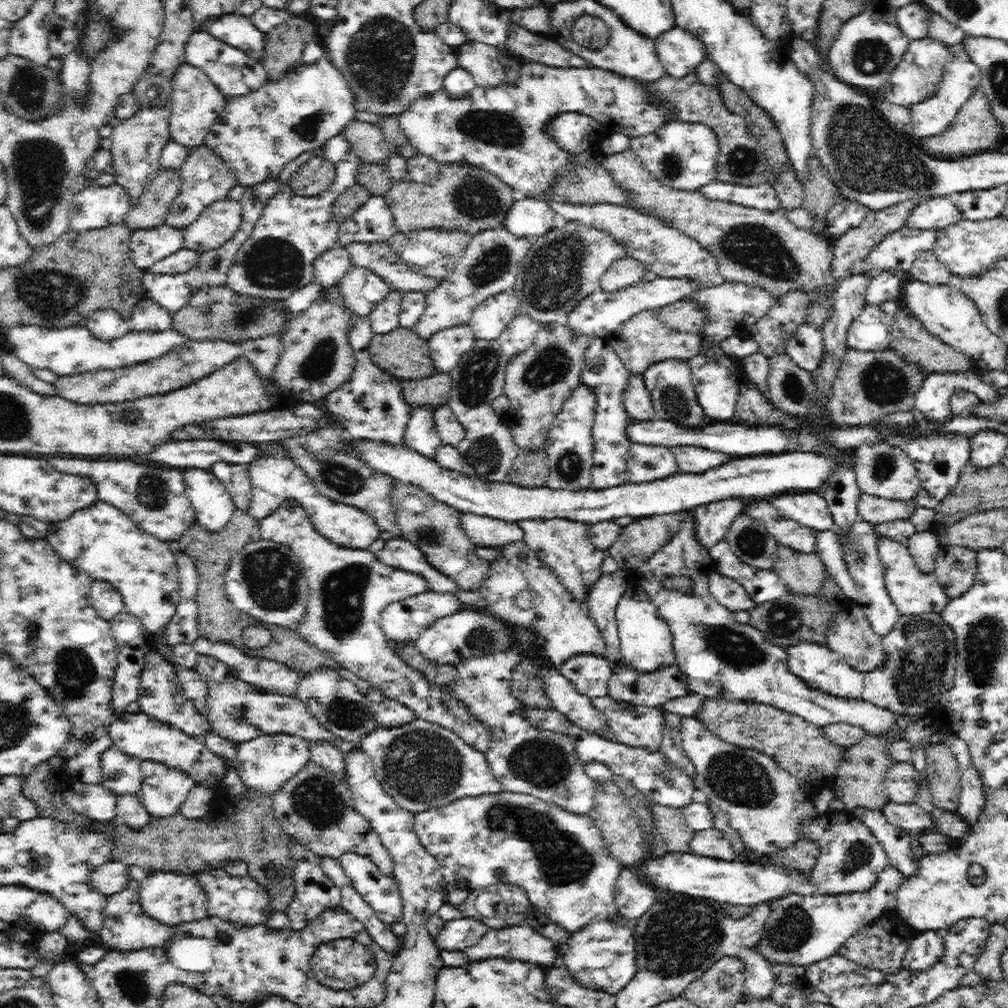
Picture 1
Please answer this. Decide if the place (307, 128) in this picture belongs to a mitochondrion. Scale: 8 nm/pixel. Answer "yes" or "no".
yes

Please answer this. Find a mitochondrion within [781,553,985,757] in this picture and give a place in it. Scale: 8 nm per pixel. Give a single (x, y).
(920, 669)

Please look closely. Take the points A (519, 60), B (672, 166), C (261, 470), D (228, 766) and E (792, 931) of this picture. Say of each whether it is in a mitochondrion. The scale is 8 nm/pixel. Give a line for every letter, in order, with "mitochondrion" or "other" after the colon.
A: other
B: mitochondrion
C: other
D: other
E: mitochondrion

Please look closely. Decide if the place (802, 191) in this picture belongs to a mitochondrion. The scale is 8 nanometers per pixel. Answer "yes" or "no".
no

